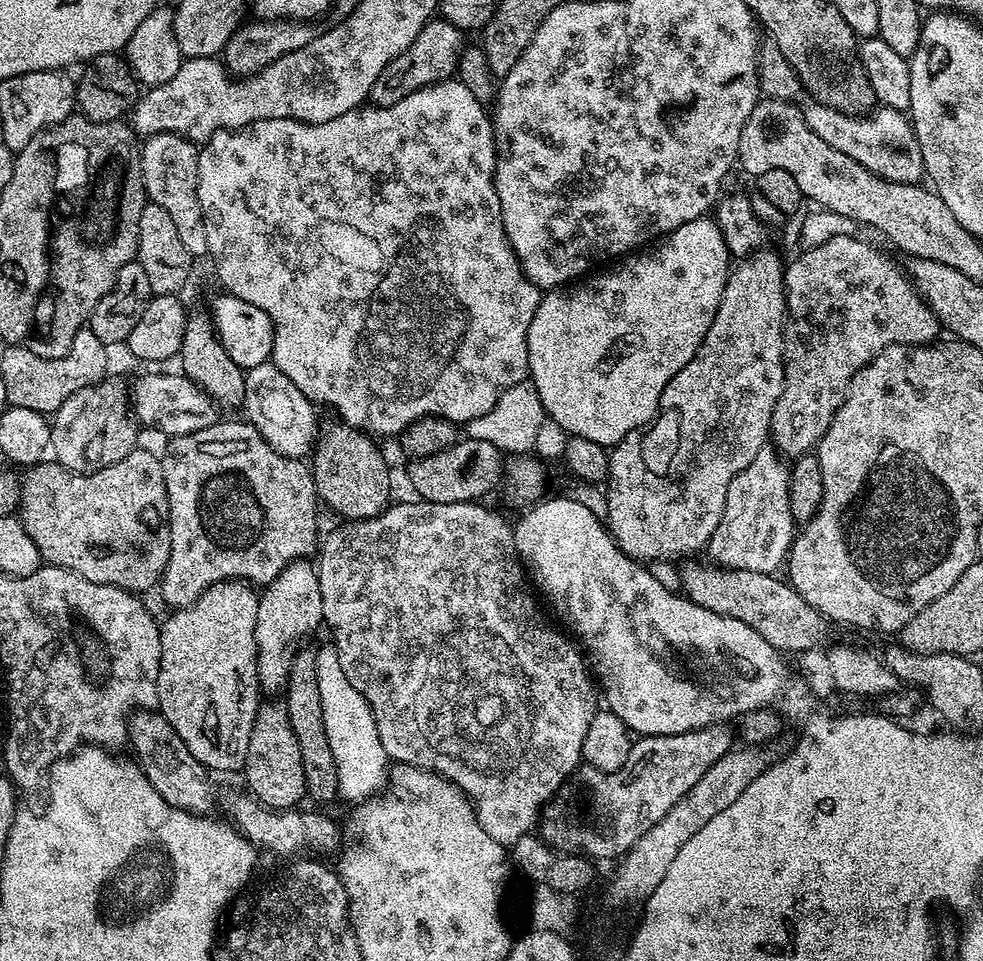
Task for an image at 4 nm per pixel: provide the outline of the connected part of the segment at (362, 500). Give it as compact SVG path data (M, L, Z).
M335 422L319 429L314 451L310 456L310 467L312 470L312 480L316 483L316 495L328 508L333 508L338 515L344 516L345 521L365 520L374 518L379 512L383 512L389 507L388 491L392 488L392 480L388 477L388 464L384 461L384 456L380 453L380 448L375 439L366 432L360 432L357 428L352 428L349 424Z

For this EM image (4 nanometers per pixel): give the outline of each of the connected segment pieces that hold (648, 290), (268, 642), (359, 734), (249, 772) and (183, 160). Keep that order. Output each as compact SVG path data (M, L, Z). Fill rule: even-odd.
M700 216L694 222L686 222L682 226L678 226L678 230L668 233L667 236L655 241L651 246L645 247L635 254L625 255L619 262L608 267L612 266L613 268L608 268L605 272L598 273L597 276L588 274L575 282L545 291L538 302L538 310L534 310L534 318L530 318L530 330L526 334L528 374L531 384L536 387L546 416L553 419L554 422L558 422L558 426L569 437L588 438L607 450L621 444L626 438L626 434L643 429L651 421L656 414L656 409L660 407L662 394L674 378L674 374L678 374L678 370L682 370L686 366L686 362L690 362L690 358L694 358L698 346L702 346L702 342L706 338L706 330L710 330L710 322L714 322L714 314L722 302L722 294L730 271L730 257L726 242L722 238L722 230L716 225L715 219Z
M307 559L288 564L259 593L258 622L254 626L256 643L256 676L265 693L279 693L288 683L290 666L300 651L304 640L316 627L321 627L322 590L318 586L318 574ZM304 640L304 641L303 641Z
M325 644L325 648L316 648L318 695L322 698L322 722L326 724L326 742L330 744L330 754L333 755L338 776L338 796L341 801L369 800L385 787L390 761L386 750L382 750L382 738L378 738L374 714L366 698L362 698L362 694L358 694L358 690L350 686L350 678L346 678L342 662L338 662L335 644Z
M264 702L256 711L254 726L250 730L250 746L246 750L246 762L242 769L243 776L247 791L266 808L292 810L299 805L296 803L300 799L305 799L302 750L298 750L298 738L294 738L294 730L290 730L290 718L283 702Z
M159 132L147 137L143 141L140 149L140 169L144 179L144 190L147 199L153 204L162 206L166 214L170 214L170 219L174 221L174 226L178 229L178 234L182 238L182 246L194 258L208 256L206 246L206 226L202 218L202 206L198 202L198 158L200 157L197 145L184 136L179 136L176 132Z

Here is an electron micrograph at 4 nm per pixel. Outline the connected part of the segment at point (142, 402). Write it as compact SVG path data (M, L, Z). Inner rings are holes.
M156 372L153 376L144 376L135 385L134 383L130 388L130 408L134 413L135 419L141 425L144 424L148 428L153 428L156 432L161 432L164 438L171 438L173 436L185 436L191 432L202 430L206 426L217 423L218 413L217 405L213 399L207 395L195 384L188 376L172 372Z

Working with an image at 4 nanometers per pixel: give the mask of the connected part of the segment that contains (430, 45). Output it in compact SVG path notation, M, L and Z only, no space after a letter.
M433 18L422 26L418 38L398 54L378 74L378 82L374 82L372 87L371 103L377 108L394 106L394 102L402 102L406 94L414 94L414 90L422 90L431 84L437 84L443 80L451 80L457 75L460 54L466 47L465 33L459 28L455 28L450 22L443 18Z

